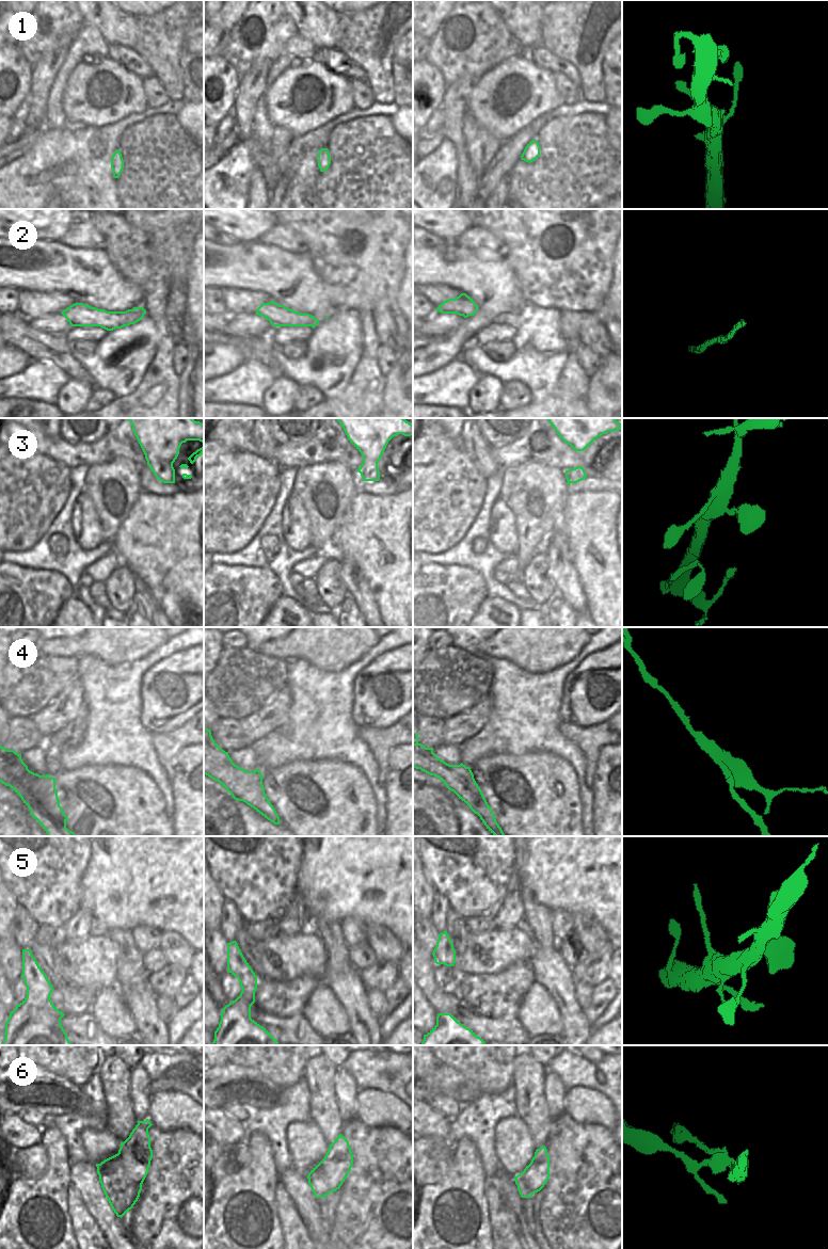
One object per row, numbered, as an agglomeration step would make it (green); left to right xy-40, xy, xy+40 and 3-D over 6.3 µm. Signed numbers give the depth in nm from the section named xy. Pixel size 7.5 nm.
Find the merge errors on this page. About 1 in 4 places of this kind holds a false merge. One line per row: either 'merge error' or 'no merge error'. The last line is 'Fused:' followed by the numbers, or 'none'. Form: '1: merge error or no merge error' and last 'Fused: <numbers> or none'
1: no merge error
2: no merge error
3: no merge error
4: merge error
5: no merge error
6: merge error
Fused: 4, 6

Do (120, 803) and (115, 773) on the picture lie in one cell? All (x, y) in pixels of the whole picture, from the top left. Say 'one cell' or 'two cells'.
one cell

